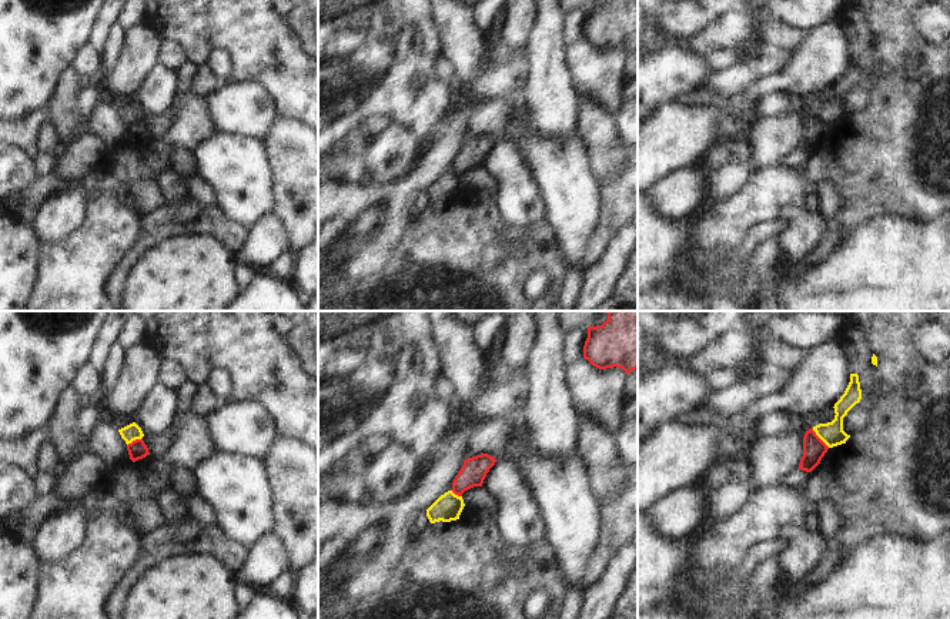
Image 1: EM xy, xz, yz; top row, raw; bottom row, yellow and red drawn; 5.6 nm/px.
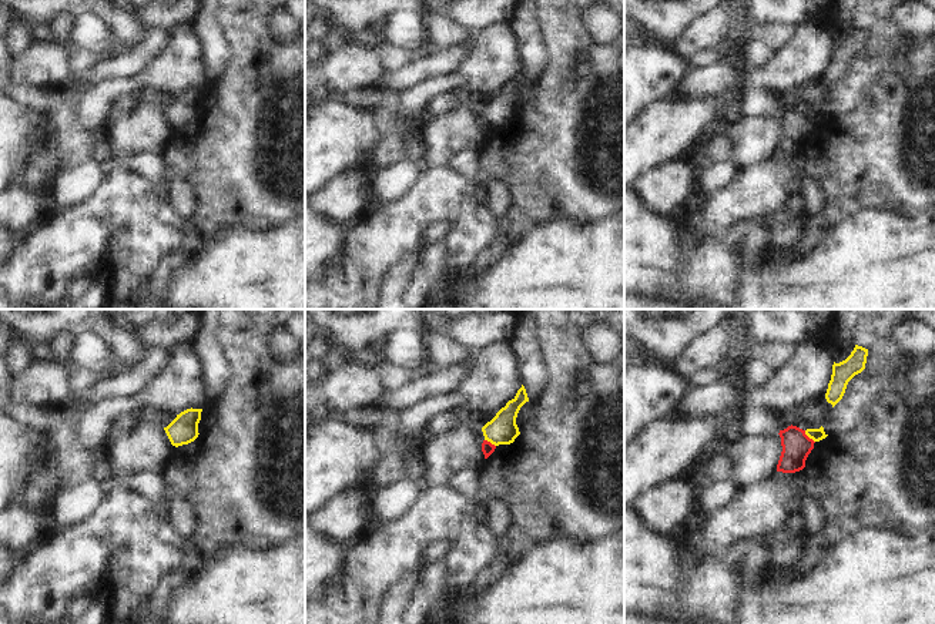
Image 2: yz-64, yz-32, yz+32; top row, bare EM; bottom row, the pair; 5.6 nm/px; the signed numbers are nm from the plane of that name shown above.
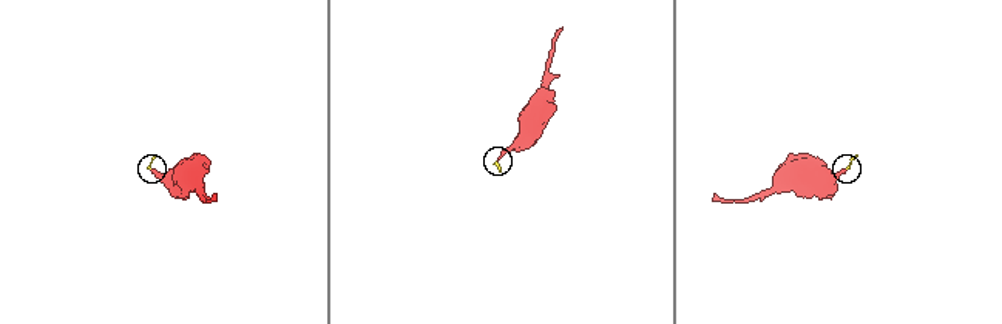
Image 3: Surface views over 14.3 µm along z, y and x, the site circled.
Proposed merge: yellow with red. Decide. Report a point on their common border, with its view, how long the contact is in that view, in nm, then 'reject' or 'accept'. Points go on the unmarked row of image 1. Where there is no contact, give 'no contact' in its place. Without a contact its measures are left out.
contact yz (820, 119); length 150 nm; reject

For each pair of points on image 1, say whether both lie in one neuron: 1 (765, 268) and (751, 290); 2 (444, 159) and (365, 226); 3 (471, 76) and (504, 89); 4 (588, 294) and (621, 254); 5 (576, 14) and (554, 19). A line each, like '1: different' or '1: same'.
1: same
2: different
3: same
4: same
5: different

